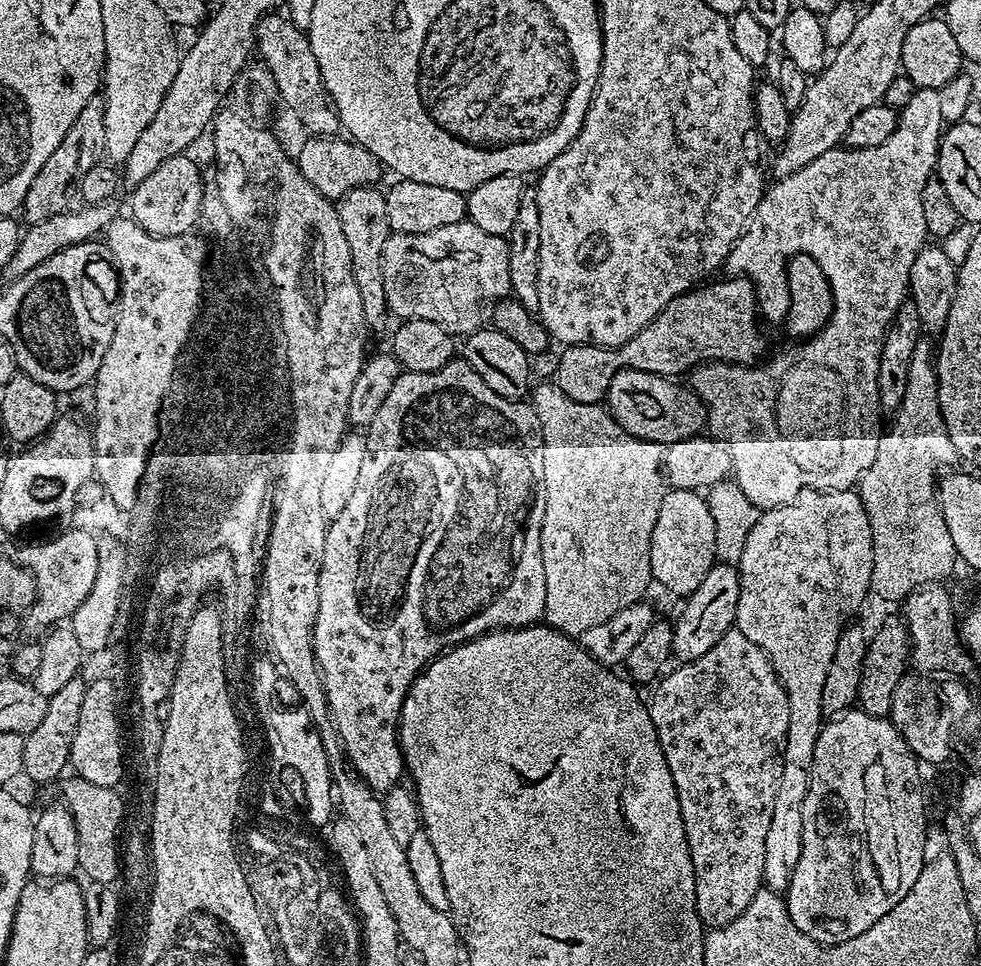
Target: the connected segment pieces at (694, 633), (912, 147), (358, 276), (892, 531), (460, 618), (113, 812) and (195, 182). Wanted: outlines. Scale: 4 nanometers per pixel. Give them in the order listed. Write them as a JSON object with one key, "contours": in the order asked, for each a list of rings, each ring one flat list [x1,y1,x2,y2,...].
{"contours":[[[717,562,712,565,710,574,694,590,691,596,683,601,684,609,677,614,672,624,672,655,677,661,687,662,694,658,702,658,722,634,729,632,736,623,738,610,738,590,740,589,740,573,731,564]],[[917,88,915,94,910,98,910,102,906,102,906,106,899,109,894,134,890,134,890,138,886,138,886,142,882,142,882,146,870,146,869,148,837,146,830,149,829,152,822,154,821,157,815,158,809,165,803,166,802,170,798,170,797,173,777,179,774,183,776,185,773,188,771,185,765,191,764,196,760,199,758,206,754,210,754,214,748,219,748,225,744,227,744,233,736,239,736,245,730,250,726,261,727,275,732,278,743,278,752,282,756,289,758,312,765,321,767,321,766,319,783,321,788,315,787,267,788,261,794,256,809,256,810,258,814,258,814,262,818,262,818,266,822,266,822,274,826,274,828,285,832,291,832,317,813,336,801,339,799,342,792,342,796,344,782,349,781,352,774,353,772,357,769,355,767,359,757,363,755,366,709,362,691,369,690,372,690,377,692,376,690,387,706,409,707,431,715,439,723,442,727,447,728,453,732,455,731,479,740,487,742,494,746,494,746,498,750,498,750,502,754,502,754,506,758,506,761,510,777,508,783,504,788,504,796,497,794,490,798,490,796,486,800,484,800,472,798,472,800,460,798,460,796,452,800,448,798,446,800,444,798,438,804,436,804,432,794,430,794,418,806,414,806,410,800,410,800,408,806,408,806,380,810,378,810,374,818,374,820,376,820,372,810,372,810,368,822,370,822,366,826,364,830,368,840,370,846,376,850,398,852,398,854,410,858,410,858,414,866,414,866,410,870,410,872,406,880,406,880,399,878,398,878,362,882,354,882,342,884,341,888,325,896,317,896,311,900,308,901,304,905,303,906,297,909,295,908,279,910,278,910,266,914,266,914,258,918,258,921,248,925,247,926,244,928,232,922,214,922,190,936,172,936,155,940,152,940,137,945,127,946,125,940,112,940,98,937,89]],[[376,186,355,188,340,197,336,212,342,222,342,234,346,234,346,243,350,245,350,262,354,282,358,284,358,294,362,296,362,310,365,321,372,322,383,312,389,311,386,302,386,290,382,278,382,250,390,235,386,218,386,198,384,192]],[[926,348,914,350,906,398,896,407,892,425,887,425,878,442,878,454,858,485,860,501,870,518,874,546,870,592,880,600,903,602,919,588,944,582,958,564,938,499,938,477,942,470,955,465,952,463,957,463,958,457,950,434,946,434,936,397,936,370]],[[460,358,452,359,446,366,442,366,442,370,434,370,433,372,401,371,400,377,397,378,394,386,390,390,390,394,386,394,386,402,382,402,378,414,374,414,372,423,367,425,365,457,362,459,362,468,359,471,358,482,355,483,355,489,351,493,350,502,347,502,342,512,332,518,327,525,326,546,322,554,320,577,318,578,318,618,312,627,312,645,314,646,314,654,316,655,316,665,320,668,320,674,324,680,326,702,328,703,326,711,332,724,336,727,336,734,340,739,344,755,348,757,348,762,352,765,352,769,356,772,356,775,377,794,385,794,391,791,393,787,401,783,402,778,400,778,400,775,405,775,406,765,404,763,404,751,400,748,400,737,398,735,400,711,402,710,404,699,410,690,410,686,416,681,417,676,428,667,428,663,436,659,441,652,446,652,449,648,454,648,457,644,462,644,466,640,477,640,479,636,484,636,488,632,498,632,506,628,530,628,539,625,544,619,544,607,546,606,546,574,542,566,542,550,540,549,542,518,544,517,544,501,542,499,544,467,540,461,540,451,543,445,544,443,540,437,540,423,538,422,536,412,532,408,531,403,521,402,519,400,507,400,498,394,494,394,494,390,490,390,490,386,486,386,482,382,482,378,478,378,478,374,474,374,471,366,465,364,463,359]],[[79,778,71,779,65,779,59,787,61,786,60,792,64,795,62,797,63,803,74,818,74,826,78,834,79,871,81,873,84,871,88,875,87,879,91,882,115,885,122,872,122,831,120,832,120,823,124,820,124,800,119,796,119,791,116,788,94,786,92,782,86,782]],[[181,154,166,158,162,166,154,170,154,174,142,178,133,187,136,189,132,192,131,219,151,236,183,236,197,227,206,190,204,180,200,177,200,168,190,157,191,155]]]}

